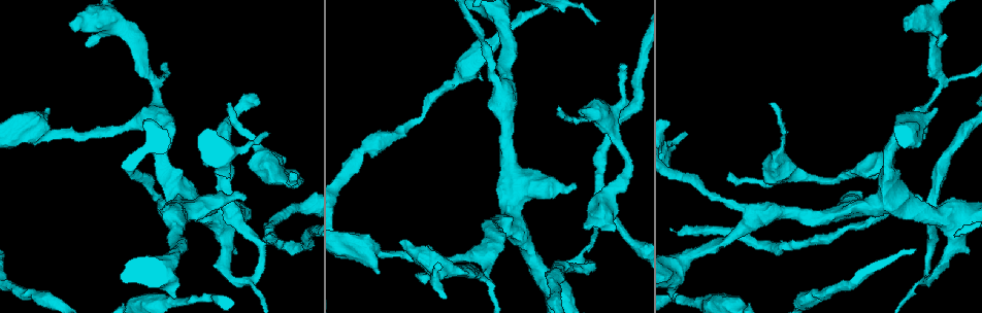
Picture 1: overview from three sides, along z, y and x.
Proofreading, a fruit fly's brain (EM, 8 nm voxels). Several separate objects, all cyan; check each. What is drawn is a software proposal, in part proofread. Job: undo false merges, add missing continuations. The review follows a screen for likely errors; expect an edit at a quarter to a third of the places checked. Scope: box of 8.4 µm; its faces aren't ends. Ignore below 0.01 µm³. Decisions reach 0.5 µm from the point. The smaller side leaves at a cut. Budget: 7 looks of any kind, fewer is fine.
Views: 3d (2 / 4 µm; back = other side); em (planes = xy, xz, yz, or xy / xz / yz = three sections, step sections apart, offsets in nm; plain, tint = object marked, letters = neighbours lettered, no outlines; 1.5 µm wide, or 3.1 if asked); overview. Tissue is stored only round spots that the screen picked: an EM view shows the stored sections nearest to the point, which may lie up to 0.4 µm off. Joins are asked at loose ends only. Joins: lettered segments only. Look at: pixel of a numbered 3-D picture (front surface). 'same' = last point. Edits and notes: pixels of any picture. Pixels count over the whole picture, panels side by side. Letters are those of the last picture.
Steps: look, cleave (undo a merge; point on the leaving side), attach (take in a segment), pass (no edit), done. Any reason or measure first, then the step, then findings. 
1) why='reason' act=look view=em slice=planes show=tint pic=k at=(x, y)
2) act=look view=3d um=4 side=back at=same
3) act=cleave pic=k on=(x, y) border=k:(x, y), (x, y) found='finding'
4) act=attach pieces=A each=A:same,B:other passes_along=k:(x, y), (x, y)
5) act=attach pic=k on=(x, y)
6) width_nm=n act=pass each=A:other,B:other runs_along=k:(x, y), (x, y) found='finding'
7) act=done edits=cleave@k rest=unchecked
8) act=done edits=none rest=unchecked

why='branch stops here' act=look view=em slice=planes show=tint pic=1 at=(684, 136)

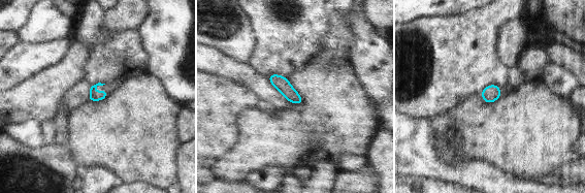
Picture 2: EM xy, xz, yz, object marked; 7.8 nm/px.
act=look view=em slice=planes show=letters at=same

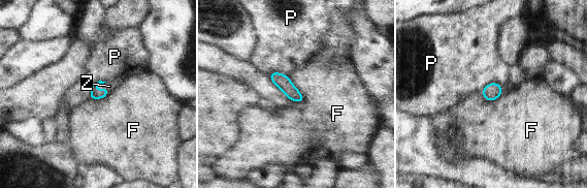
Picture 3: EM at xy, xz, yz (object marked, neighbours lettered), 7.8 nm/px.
act=attach pic=3 on=(109, 86) each=F:other,P:other,Z:same passes_along=3:(95, 94), (101, 90), (109, 86) found='it goes on there'

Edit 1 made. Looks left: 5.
why='see it whole again' act=look view=overview

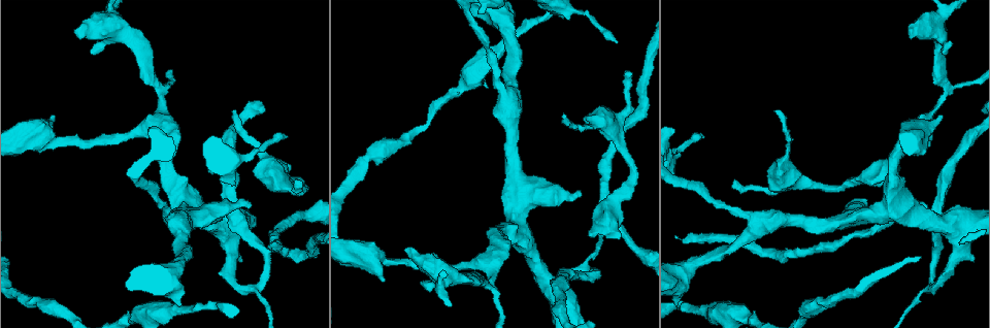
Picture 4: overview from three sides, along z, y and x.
why='an open end' act=look view=em slice=planes show=letters pic=4 at=(233, 111)

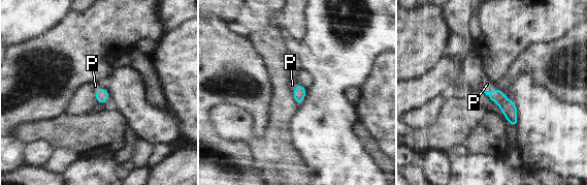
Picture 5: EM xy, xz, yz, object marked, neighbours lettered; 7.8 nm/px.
width_nm=100 act=attach pic=5 on=(487, 84) each=P:same passes_along=5:(509, 109), (491, 90), (487, 84) found='the neuron continues'

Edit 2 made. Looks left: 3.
act=look view=overview

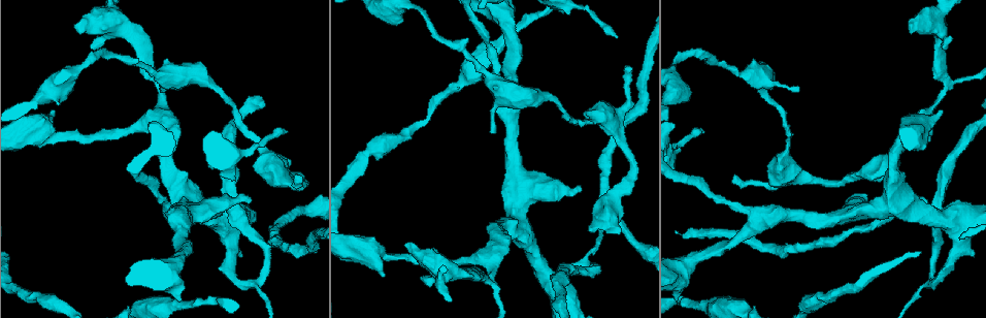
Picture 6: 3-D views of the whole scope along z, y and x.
why='long arm stops here' act=look view=em slice=xy step=4 show=tint pic=6 at=(588, 230)

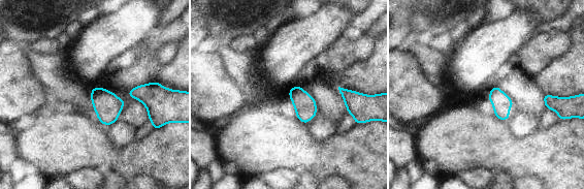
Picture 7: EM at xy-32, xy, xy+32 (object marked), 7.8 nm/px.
act=look view=em slice=xz step=8 show=letters at=same

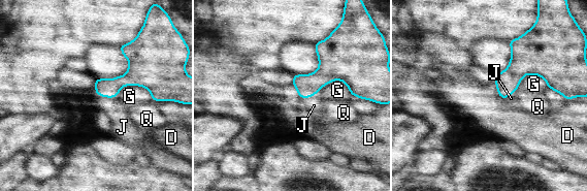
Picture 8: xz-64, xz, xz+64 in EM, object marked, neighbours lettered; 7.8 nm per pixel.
act=attach pic=8 on=(121, 125) each=D:other,G:other,J:same,Q:other passes_along=8:(109, 88), (107, 97), (121, 125) found='the neuron continues'

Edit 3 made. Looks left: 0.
act=done edits=attach@3,attach@5,attach@8 rest=unchecked

